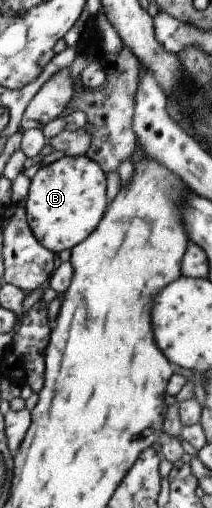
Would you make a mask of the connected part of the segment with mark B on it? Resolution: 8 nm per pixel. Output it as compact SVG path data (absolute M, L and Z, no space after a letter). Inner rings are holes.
M86 155L75 157L64 156L44 165L29 179L28 192L24 204L25 219L32 231L33 237L40 246L54 254L66 248L71 249L75 244L82 242L96 228L109 203L105 191L105 172Z

